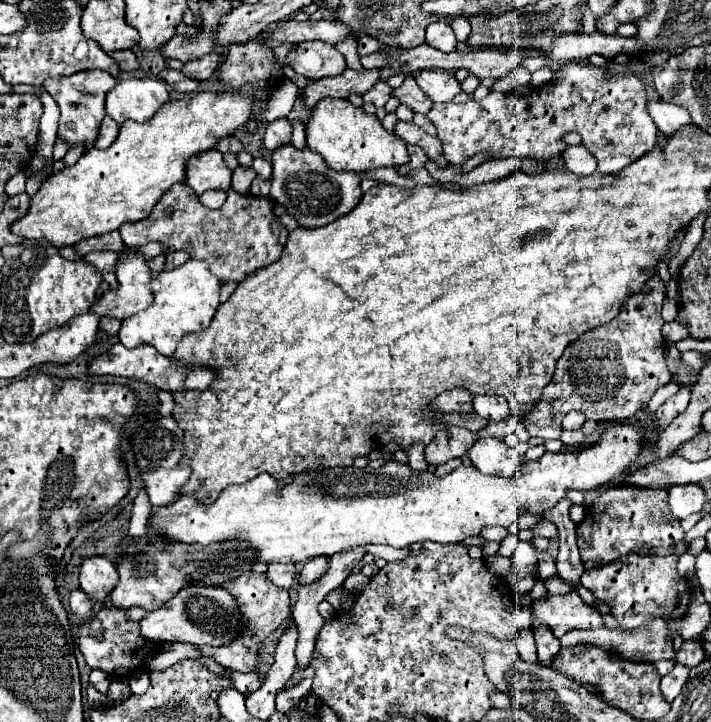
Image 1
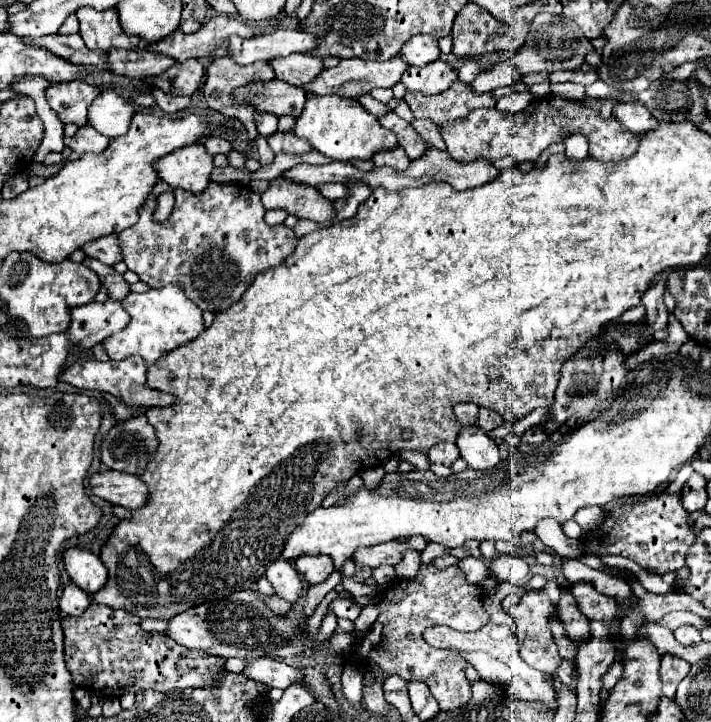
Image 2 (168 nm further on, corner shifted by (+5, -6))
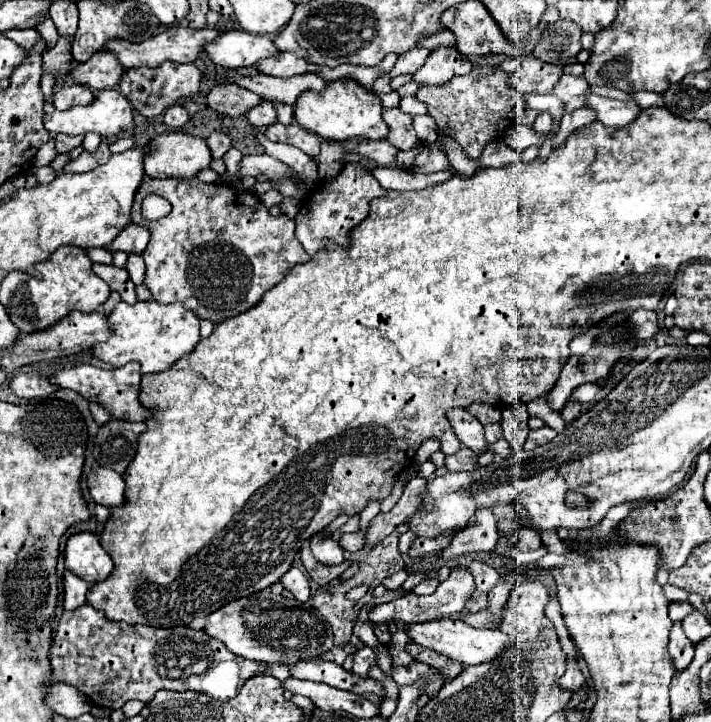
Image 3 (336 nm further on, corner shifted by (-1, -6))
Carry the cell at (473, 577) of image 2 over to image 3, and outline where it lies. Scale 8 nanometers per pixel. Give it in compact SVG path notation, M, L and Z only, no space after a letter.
M456 565L450 573L450 577L446 581L442 581L438 585L438 589L432 593L432 595L426 595L426 597L420 597L416 593L406 593L402 595L400 599L394 599L394 601L388 601L388 603L382 603L382 605L376 605L368 619L378 625L378 623L388 623L388 621L404 621L404 623L418 623L418 621L428 621L432 617L440 617L440 615L446 615L446 613L458 613L464 609L470 593L474 593L474 577L472 573L468 571L468 567L464 565Z

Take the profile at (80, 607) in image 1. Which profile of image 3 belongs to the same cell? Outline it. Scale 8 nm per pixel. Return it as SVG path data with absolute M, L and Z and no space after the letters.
M64 573L64 609L72 611L78 609L82 603L86 603L88 595L88 583L76 577L74 573Z

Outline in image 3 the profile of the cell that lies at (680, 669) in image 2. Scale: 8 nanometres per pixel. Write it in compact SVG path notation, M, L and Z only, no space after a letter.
M676 623L674 629L670 631L668 653L670 653L670 659L672 659L676 671L686 669L694 657L694 645L690 641L686 641L686 635L684 635L680 623Z

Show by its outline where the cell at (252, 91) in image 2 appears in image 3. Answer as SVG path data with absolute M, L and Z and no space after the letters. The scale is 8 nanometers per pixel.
M226 83L226 85L216 85L210 89L206 103L216 109L222 115L238 117L250 111L254 105L260 105L264 97L258 97L256 93L250 93L248 89L242 89L240 85Z

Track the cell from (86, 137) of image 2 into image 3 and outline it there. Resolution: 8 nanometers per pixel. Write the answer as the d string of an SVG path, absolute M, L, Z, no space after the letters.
M64 133L56 135L56 151L58 153L68 153L68 151L72 151L78 145L80 145L80 135L74 135L74 137L64 135Z

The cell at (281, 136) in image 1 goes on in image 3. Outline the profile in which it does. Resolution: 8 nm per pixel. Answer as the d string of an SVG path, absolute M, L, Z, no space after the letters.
M262 101L260 105L256 105L254 109L250 109L246 113L246 117L258 129L266 129L266 127L270 127L270 125L274 125L278 121L276 111L274 111L274 105L270 101Z

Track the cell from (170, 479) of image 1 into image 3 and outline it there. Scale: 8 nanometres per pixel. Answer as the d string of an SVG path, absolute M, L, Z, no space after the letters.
M98 467L88 475L88 487L92 499L106 507L118 507L126 503L124 485L126 485L124 477L114 469Z

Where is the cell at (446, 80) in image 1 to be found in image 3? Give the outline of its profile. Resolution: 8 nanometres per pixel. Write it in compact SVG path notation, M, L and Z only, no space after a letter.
M436 49L430 53L422 69L418 69L412 79L418 85L440 87L446 85L456 75L466 75L472 71L472 63L462 57L456 49Z

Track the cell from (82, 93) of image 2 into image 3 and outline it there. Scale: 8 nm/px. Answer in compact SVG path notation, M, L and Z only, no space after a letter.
M64 85L54 93L54 109L66 111L76 105L90 105L94 101L94 93L86 85Z

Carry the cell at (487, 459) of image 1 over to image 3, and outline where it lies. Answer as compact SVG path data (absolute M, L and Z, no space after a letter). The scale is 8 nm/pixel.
M450 409L448 421L464 447L472 449L474 453L482 453L488 449L482 423L474 415L470 415L466 409Z

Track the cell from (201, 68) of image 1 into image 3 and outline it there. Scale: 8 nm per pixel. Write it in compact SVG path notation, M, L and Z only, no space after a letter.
M166 61L160 67L138 67L138 69L128 69L120 81L120 91L122 95L136 107L136 111L148 119L158 117L164 109L174 105L180 99L190 99L200 91L200 81L202 81L202 71L194 63L178 65Z

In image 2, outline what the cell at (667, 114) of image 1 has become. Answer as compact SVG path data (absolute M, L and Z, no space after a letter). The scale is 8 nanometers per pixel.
M616 103L612 109L612 117L616 117L624 129L638 135L656 129L658 125L658 121L652 117L652 113L648 113L642 103Z

